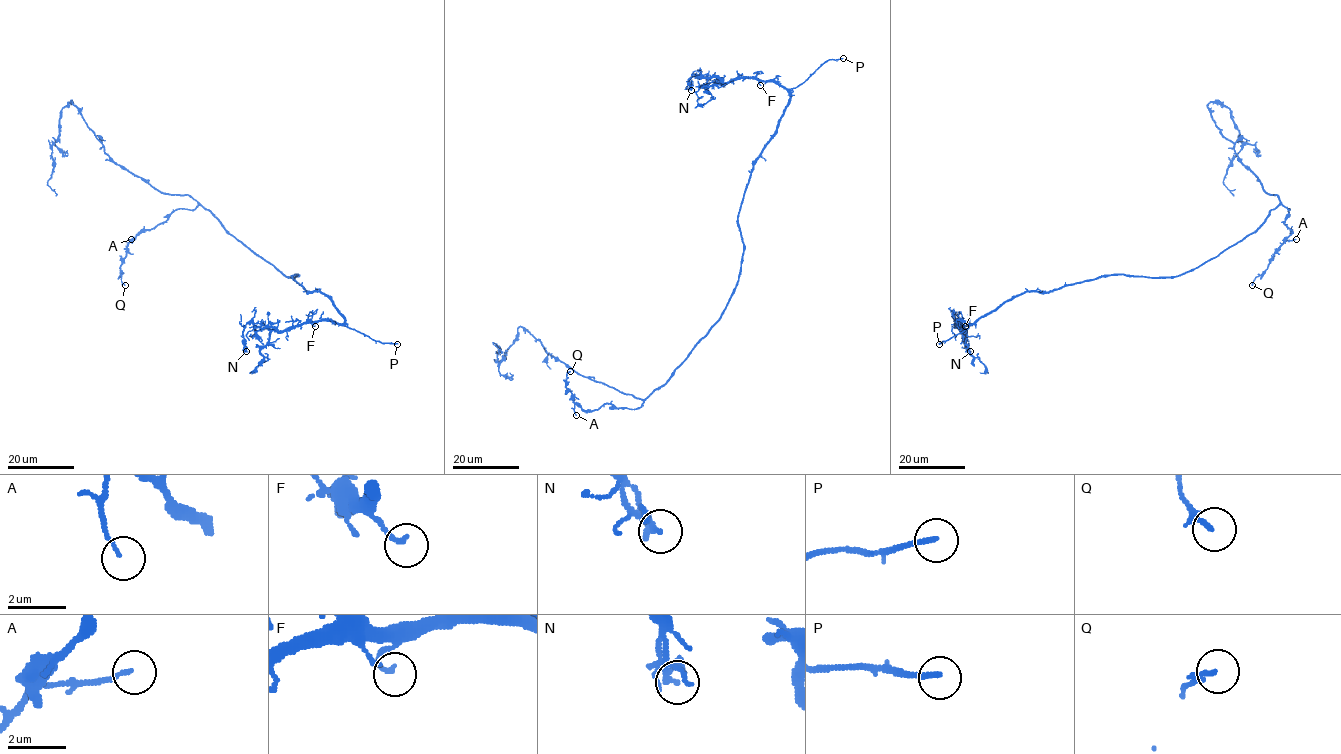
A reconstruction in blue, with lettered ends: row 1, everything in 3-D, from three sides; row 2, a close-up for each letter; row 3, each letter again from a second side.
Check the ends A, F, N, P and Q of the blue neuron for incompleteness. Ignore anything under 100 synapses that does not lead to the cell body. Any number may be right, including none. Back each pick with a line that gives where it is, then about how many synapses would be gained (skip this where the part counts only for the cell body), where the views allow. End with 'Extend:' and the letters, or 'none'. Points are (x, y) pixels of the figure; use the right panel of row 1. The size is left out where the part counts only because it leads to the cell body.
P: (939, 344)
Extend: P

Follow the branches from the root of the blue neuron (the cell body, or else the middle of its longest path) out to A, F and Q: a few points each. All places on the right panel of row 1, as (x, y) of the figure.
A: (1212, 258), (1254, 232), (1279, 205), (1289, 209), (1284, 223), (1291, 233), (1285, 240), (1296, 239)
F: (1212, 258), (1175, 276), (1112, 274), (1049, 291), (1024, 291), (973, 323), (962, 321), (965, 326)
Q: (1212, 258), (1254, 232), (1279, 205), (1288, 208), (1284, 223), (1291, 234), (1252, 285)

